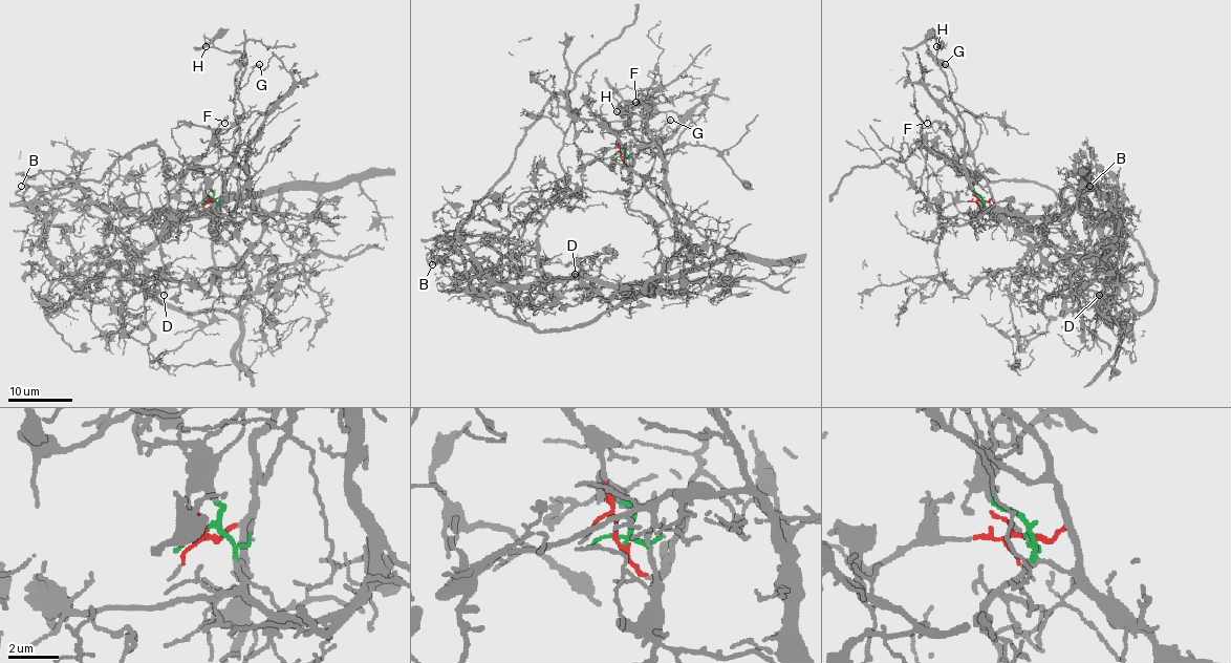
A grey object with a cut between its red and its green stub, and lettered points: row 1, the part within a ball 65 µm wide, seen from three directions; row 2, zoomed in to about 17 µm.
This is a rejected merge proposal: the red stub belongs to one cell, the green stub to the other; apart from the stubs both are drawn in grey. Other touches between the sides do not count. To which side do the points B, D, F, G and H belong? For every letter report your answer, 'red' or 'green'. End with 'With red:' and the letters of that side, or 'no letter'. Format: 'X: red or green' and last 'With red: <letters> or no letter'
B: green
D: green
F: red
G: red
H: red
With red: F, G, H

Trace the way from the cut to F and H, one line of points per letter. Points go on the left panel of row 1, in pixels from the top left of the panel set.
F: (209, 200), (220, 195), (222, 174), (233, 158), (222, 155), (219, 146), (217, 131), (223, 118), (225, 123)
H: (209, 200), (220, 195), (222, 174), (240, 141), (235, 76), (241, 54), (219, 50), (206, 38), (206, 47)

